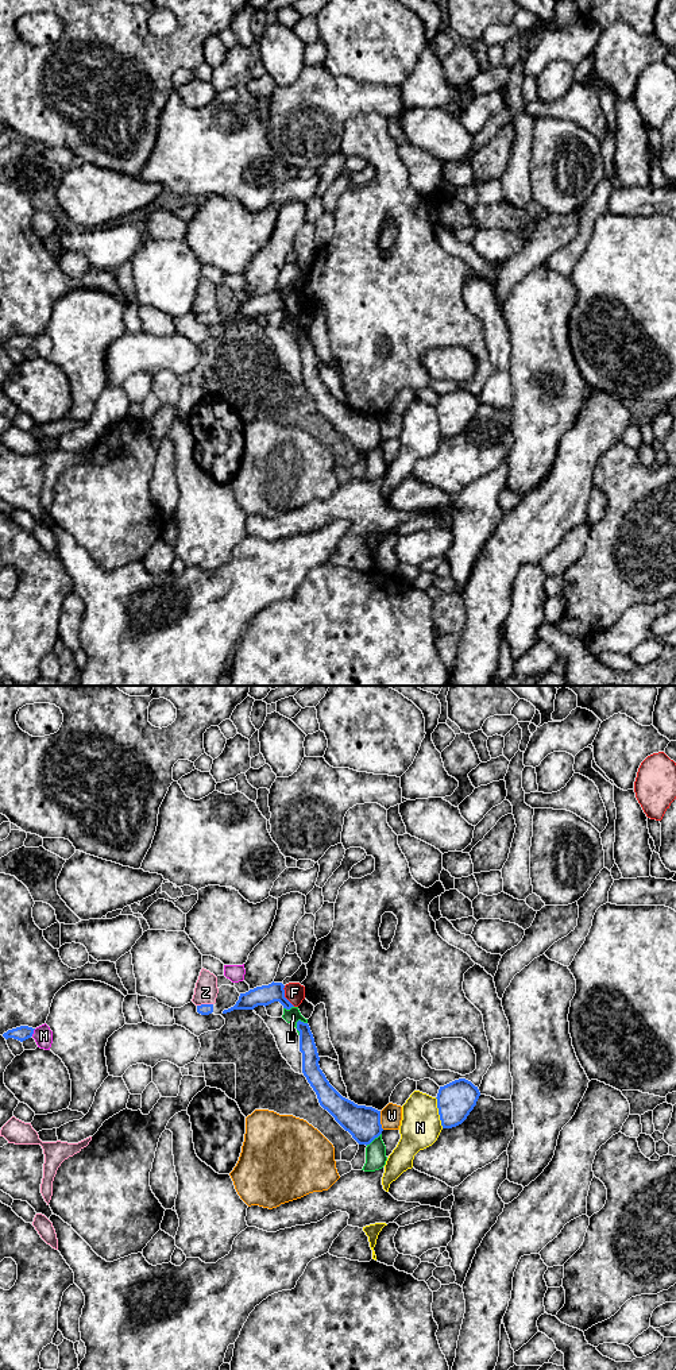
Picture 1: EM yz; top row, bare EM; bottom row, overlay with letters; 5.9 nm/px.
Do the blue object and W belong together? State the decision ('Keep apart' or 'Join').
Keep apart

